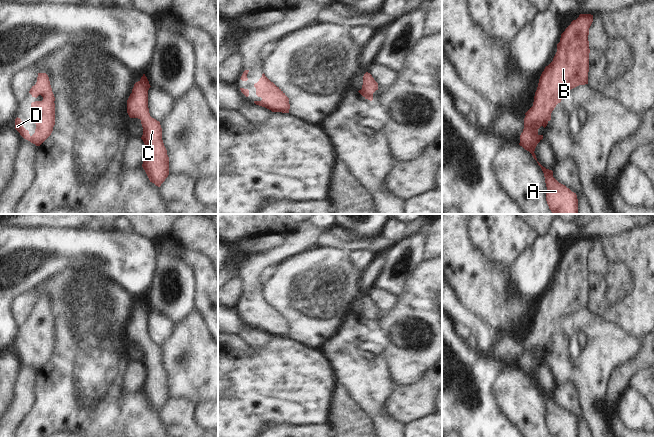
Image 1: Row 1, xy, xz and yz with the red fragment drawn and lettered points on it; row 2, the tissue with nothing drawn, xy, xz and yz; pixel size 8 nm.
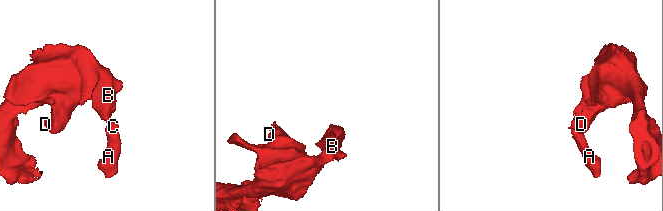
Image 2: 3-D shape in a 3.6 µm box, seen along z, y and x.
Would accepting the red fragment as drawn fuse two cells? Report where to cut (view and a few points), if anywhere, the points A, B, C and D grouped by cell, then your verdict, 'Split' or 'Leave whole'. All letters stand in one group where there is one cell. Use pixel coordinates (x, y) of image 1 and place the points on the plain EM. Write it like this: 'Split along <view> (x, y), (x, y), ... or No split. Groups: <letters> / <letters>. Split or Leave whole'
No split. Groups: A B C D. Leave whole.

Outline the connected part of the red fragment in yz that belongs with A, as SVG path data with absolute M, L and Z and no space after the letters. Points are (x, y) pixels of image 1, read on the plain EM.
M538 385L537 387L544 397L547 411L546 425L551 436L553 438L577 438L578 423L576 417L559 407L553 401L552 394L546 393Z

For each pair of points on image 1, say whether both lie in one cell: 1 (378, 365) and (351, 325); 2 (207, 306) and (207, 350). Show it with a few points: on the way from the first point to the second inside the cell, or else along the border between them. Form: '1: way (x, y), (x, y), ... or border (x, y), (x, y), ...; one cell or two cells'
1: way (366, 362), (351, 347), (351, 337); one cell
2: border (195, 307), (207, 327); two cells

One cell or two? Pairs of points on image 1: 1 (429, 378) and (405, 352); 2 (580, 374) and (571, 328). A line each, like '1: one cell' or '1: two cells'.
1: two cells
2: one cell

